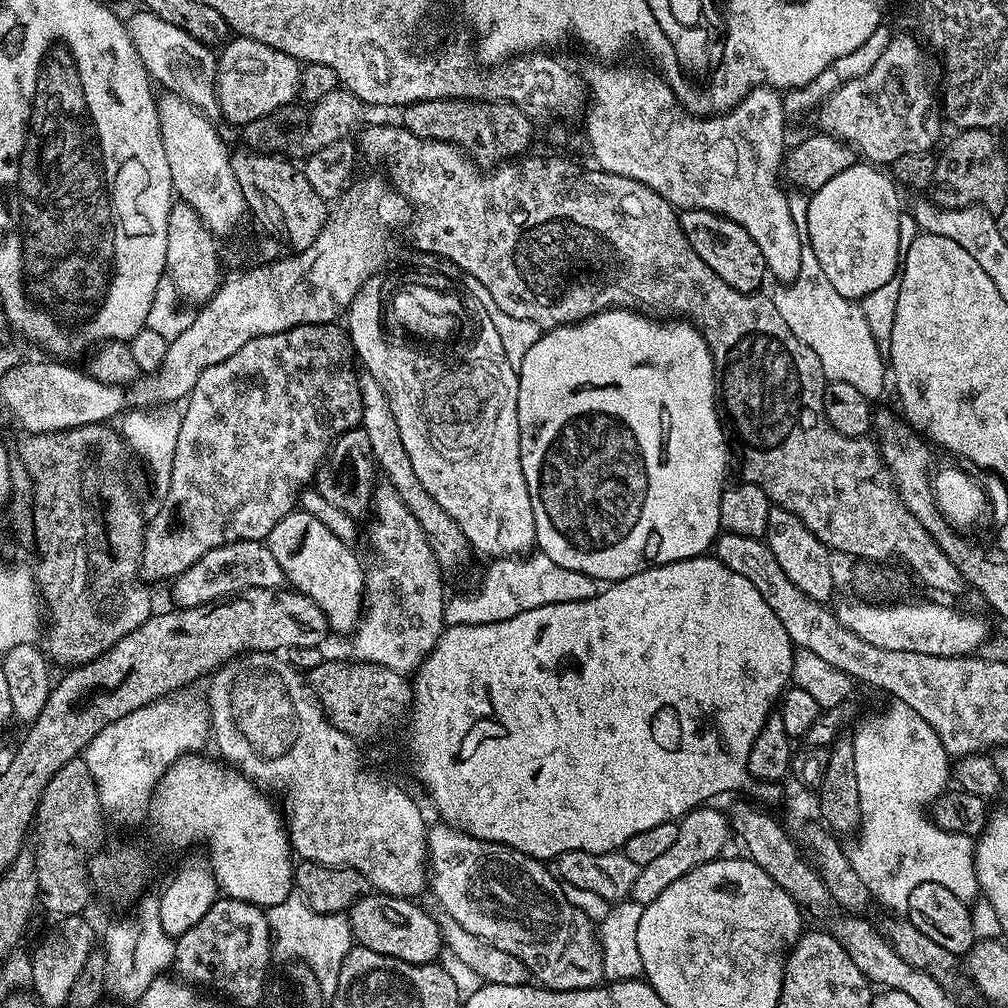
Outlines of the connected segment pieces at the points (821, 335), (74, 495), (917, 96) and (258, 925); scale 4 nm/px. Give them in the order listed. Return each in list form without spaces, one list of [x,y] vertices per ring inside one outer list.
[[[807,242],[802,248],[802,262],[795,280],[776,287],[778,288],[773,290],[771,298],[778,309],[778,314],[785,319],[790,332],[800,342],[805,342],[810,350],[814,350],[814,354],[818,356],[818,360],[822,364],[825,379],[847,382],[850,386],[857,387],[867,398],[878,399],[877,397],[884,388],[884,376],[886,380],[886,362],[883,353],[880,353],[877,348],[877,343],[874,341],[870,326],[867,325],[866,316],[862,313],[860,304],[855,300],[842,297],[842,294],[831,285],[822,271],[822,266],[819,265],[818,258],[815,257],[813,248]]]
[[[87,424],[77,428],[67,428],[64,432],[29,432],[21,435],[21,440],[14,446],[14,452],[20,455],[20,464],[32,483],[32,525],[36,531],[34,549],[40,557],[34,563],[34,575],[36,578],[36,591],[40,593],[43,611],[46,613],[46,631],[42,636],[42,648],[49,661],[53,665],[64,664],[63,666],[75,666],[86,664],[89,660],[103,656],[110,652],[115,644],[126,634],[138,630],[138,626],[145,624],[152,617],[152,594],[146,587],[145,581],[140,575],[140,559],[144,549],[144,525],[146,516],[140,513],[136,505],[136,496],[128,485],[128,476],[124,473],[124,463],[127,462],[129,453],[126,451],[126,441],[115,427],[103,424]]]
[[[893,35],[873,68],[862,78],[843,81],[818,109],[824,127],[821,129],[845,140],[873,166],[890,166],[902,154],[932,152],[940,136],[942,116],[938,111],[938,92],[932,89],[932,76],[928,73],[929,53],[912,36]]]
[[[219,898],[196,926],[176,940],[174,972],[184,982],[205,980],[213,984],[225,1001],[256,1004],[264,992],[264,975],[271,956],[274,956],[274,941],[265,909],[244,900]]]

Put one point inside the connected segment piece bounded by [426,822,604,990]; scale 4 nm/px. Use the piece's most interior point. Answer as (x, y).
(506, 898)

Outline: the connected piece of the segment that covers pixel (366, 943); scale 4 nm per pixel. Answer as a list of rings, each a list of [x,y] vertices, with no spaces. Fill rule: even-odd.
[[[365,894],[352,905],[347,918],[352,923],[352,939],[361,948],[411,964],[431,964],[441,954],[441,928],[419,903],[411,899]]]

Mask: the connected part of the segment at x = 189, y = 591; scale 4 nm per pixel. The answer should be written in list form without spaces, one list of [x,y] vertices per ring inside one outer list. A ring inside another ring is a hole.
[[[239,540],[202,554],[198,562],[171,581],[172,603],[177,609],[197,608],[199,604],[211,604],[221,598],[231,597],[251,588],[284,588],[284,571],[269,550],[267,543],[259,540]]]

